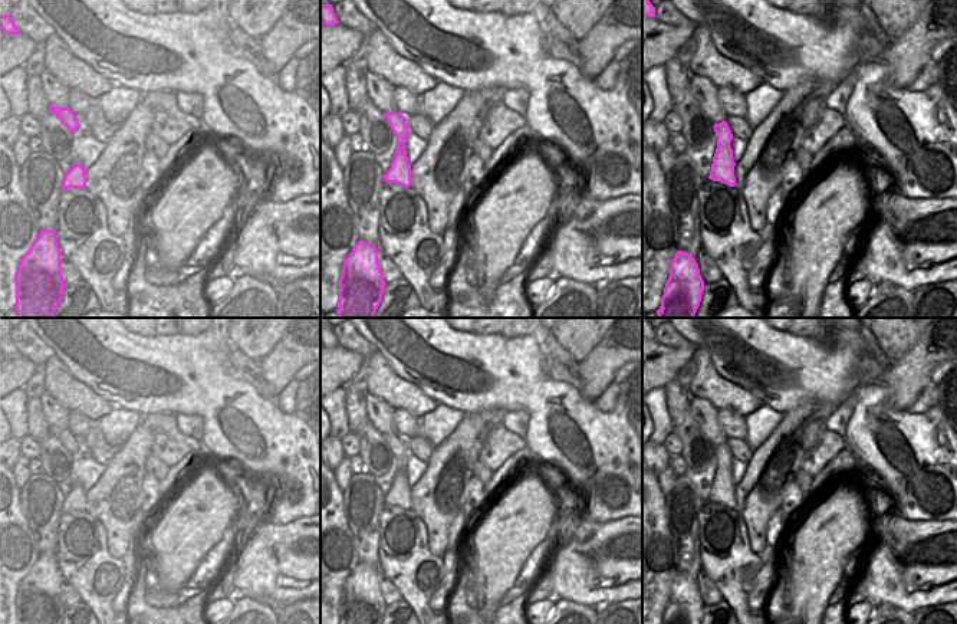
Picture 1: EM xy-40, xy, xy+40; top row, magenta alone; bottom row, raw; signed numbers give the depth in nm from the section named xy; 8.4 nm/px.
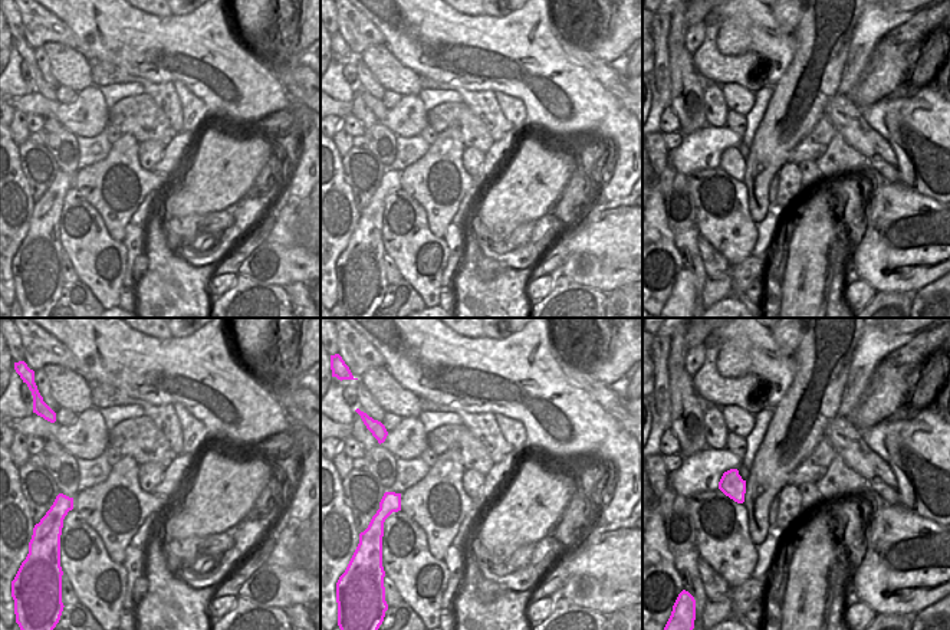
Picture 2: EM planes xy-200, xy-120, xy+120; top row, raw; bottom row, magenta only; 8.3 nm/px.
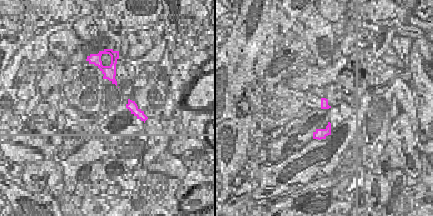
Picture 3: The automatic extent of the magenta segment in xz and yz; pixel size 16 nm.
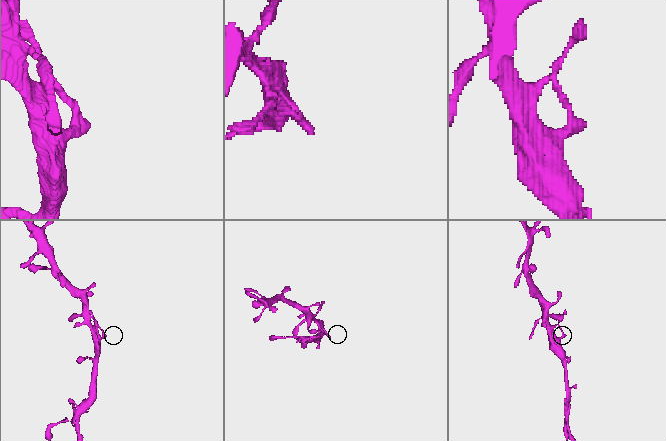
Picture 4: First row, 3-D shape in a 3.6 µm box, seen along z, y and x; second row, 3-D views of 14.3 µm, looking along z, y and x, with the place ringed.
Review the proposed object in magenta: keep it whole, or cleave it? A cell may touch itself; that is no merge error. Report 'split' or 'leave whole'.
split

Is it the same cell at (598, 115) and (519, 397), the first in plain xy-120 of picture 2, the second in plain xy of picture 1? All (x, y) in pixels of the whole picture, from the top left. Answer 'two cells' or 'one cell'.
one cell

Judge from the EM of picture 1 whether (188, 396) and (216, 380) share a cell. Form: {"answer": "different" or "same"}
{"answer": "same"}

